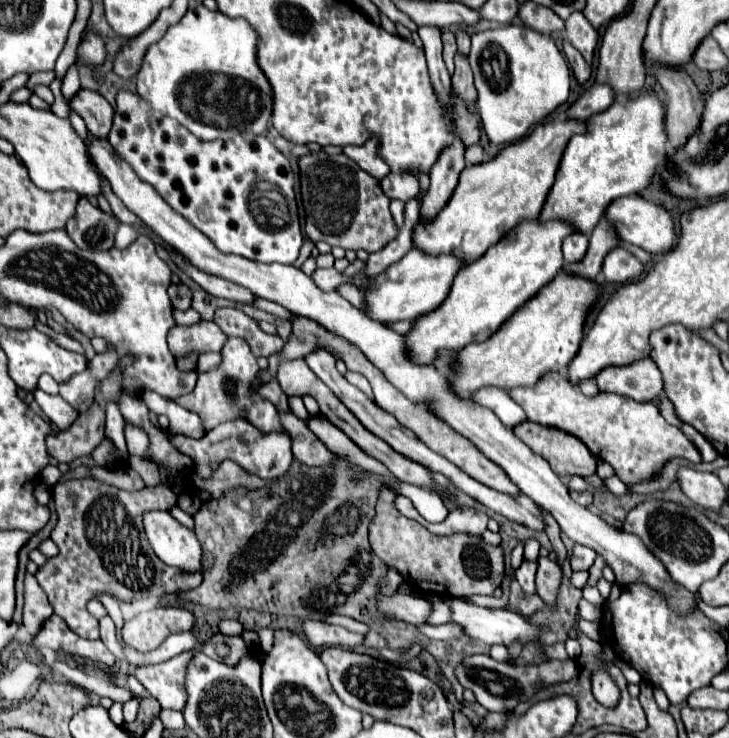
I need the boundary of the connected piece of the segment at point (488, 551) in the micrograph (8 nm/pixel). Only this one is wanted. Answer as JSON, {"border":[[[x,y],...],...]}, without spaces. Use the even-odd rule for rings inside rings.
{"border":[[[388,488],[380,490],[376,502],[376,516],[370,522],[368,534],[374,554],[388,568],[398,570],[398,574],[406,582],[410,582],[410,586],[424,590],[428,594],[458,596],[458,598],[470,594],[492,596],[492,592],[502,582],[506,566],[500,546],[482,544],[480,536],[470,536],[470,534],[452,534],[452,536],[430,534],[422,524],[402,516],[394,508],[394,492]],[[482,560],[486,560],[488,564],[488,570],[484,570],[484,574],[482,574]]]}

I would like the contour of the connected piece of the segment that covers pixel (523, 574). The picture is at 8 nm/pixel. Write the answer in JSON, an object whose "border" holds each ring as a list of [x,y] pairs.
{"border":[[[522,562],[522,566],[516,570],[516,580],[526,594],[536,594],[536,582],[534,582],[536,566],[538,566],[536,562]]]}

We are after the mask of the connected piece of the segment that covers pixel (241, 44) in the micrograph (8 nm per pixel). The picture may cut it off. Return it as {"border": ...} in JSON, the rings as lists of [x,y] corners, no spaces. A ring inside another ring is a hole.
{"border":[[[198,6],[188,10],[182,20],[166,30],[166,34],[146,50],[138,72],[138,94],[152,104],[154,110],[174,118],[202,140],[224,138],[228,128],[238,128],[252,134],[266,134],[272,124],[274,92],[258,64],[258,32],[242,18],[228,18],[218,10]],[[198,74],[224,74],[248,86],[250,104],[232,100],[186,100],[184,86]]]}

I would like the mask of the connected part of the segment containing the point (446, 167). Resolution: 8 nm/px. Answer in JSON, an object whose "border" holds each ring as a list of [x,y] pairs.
{"border":[[[456,136],[446,148],[442,148],[436,164],[430,170],[430,188],[422,198],[420,210],[424,218],[432,218],[448,202],[464,166],[464,142]]]}

